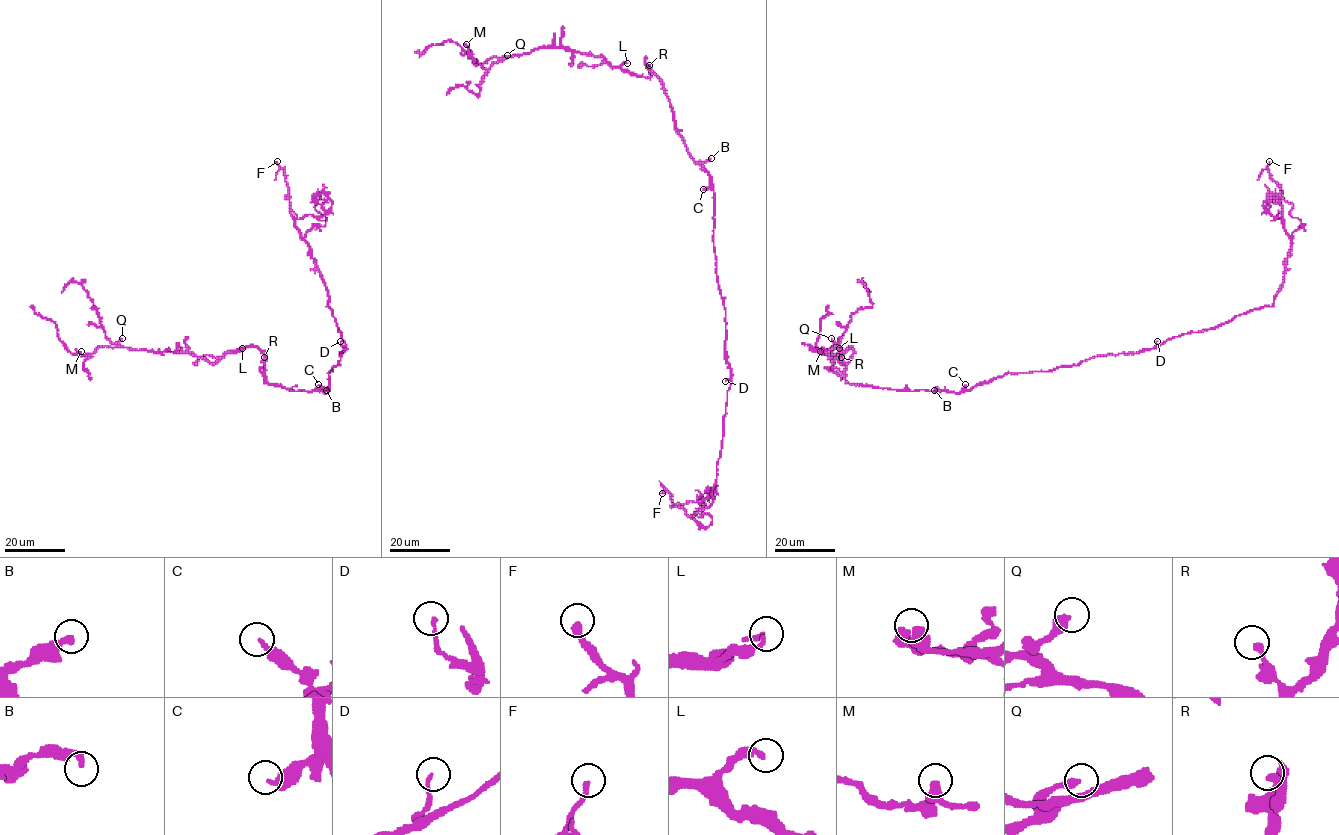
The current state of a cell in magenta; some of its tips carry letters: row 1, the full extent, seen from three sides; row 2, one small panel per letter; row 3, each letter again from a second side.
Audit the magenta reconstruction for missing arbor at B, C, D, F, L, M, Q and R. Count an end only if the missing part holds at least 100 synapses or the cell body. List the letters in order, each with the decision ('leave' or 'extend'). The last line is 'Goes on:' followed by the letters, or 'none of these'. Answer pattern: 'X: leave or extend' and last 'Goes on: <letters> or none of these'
B: leave
C: leave
D: leave
F: extend
L: leave
M: leave
Q: leave
R: leave
Goes on: F

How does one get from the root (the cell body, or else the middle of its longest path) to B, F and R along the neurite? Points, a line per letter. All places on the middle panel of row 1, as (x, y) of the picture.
B: (714, 209), (711, 177), (702, 164), (711, 158)
F: (714, 209), (713, 245), (731, 384), (713, 502), (688, 515), (674, 506), (666, 490), (662, 493)
R: (714, 209), (710, 175), (688, 151), (675, 125), (663, 83), (649, 65)

